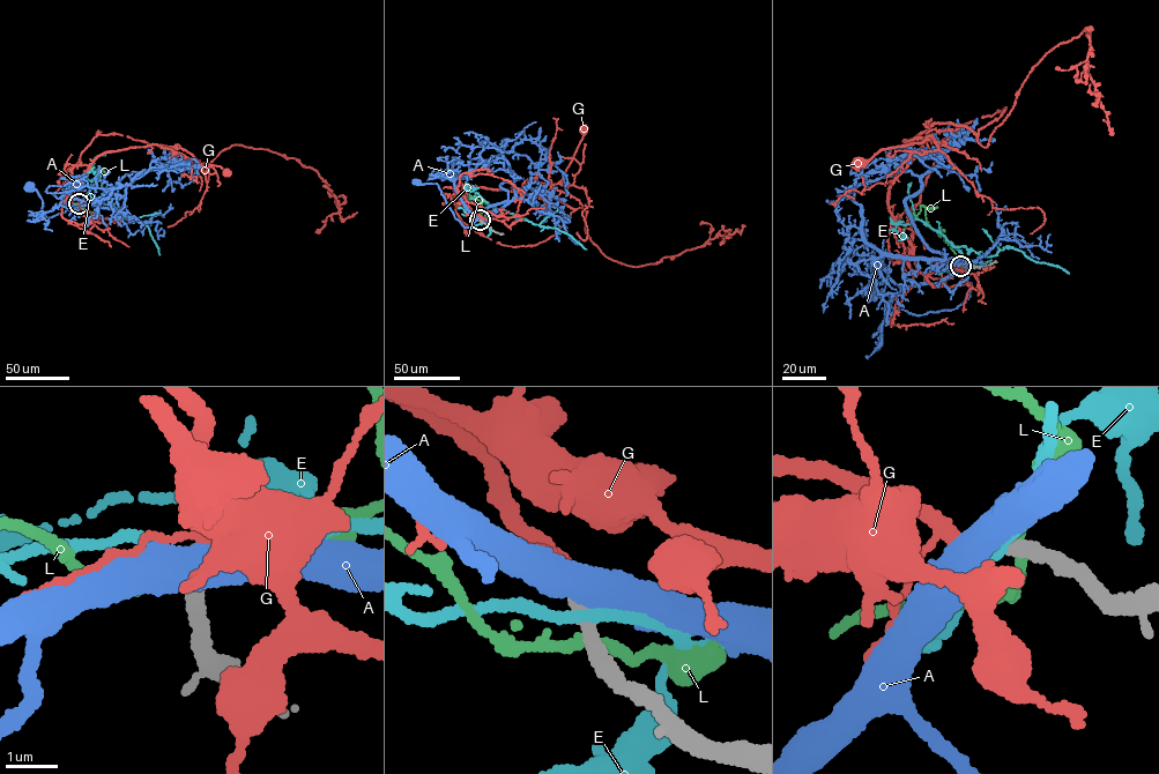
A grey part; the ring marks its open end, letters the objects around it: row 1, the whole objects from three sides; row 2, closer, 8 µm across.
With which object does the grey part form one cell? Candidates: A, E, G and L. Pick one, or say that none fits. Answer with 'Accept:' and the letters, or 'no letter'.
Accept: G

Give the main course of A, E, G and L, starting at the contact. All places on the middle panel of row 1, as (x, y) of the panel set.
A: (480, 220), (477, 217), (472, 227), (463, 227), (438, 185), (416, 183)
E: (480, 220), (485, 220), (493, 210), (502, 208), (533, 223), (557, 228), (586, 248)
G: (480, 220), (460, 200), (466, 185), (519, 192), (527, 180), (557, 184), (584, 128)
L: (480, 221), (483, 220), (480, 216), (481, 201), (468, 194)

